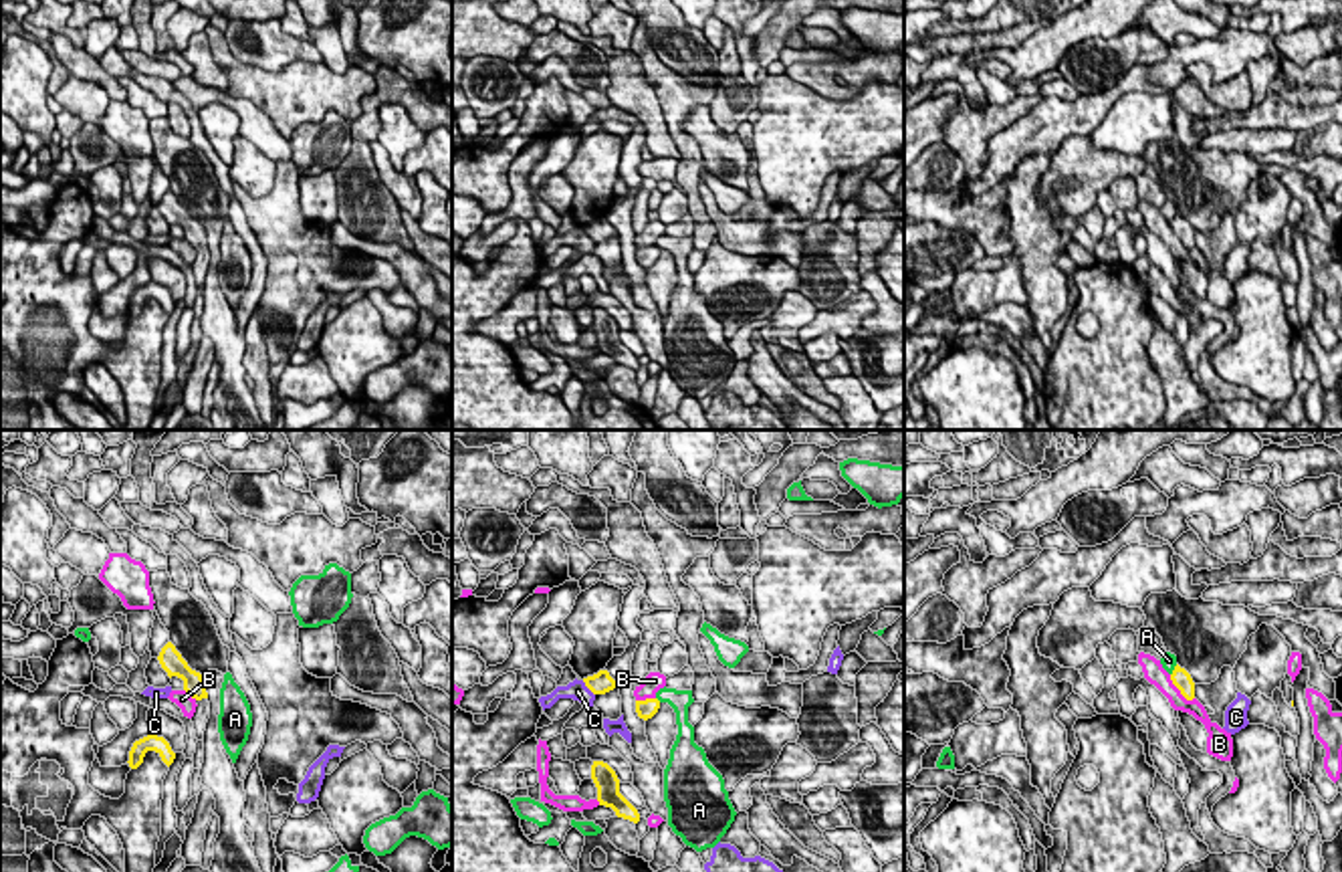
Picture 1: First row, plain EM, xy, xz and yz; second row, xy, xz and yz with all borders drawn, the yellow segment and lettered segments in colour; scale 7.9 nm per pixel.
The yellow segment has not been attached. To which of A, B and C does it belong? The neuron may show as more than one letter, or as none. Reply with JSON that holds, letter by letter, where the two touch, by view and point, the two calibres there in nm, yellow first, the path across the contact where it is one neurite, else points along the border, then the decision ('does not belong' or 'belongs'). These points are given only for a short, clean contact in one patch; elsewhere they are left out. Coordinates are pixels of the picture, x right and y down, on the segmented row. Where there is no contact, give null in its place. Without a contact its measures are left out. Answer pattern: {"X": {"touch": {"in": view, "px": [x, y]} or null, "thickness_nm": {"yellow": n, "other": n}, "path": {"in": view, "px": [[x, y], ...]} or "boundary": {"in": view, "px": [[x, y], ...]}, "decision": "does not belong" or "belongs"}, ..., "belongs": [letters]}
{"A": {"touch": {"in": "yz", "px": [1173, 671]}, "thickness_nm": {"yellow": 160, "other": 130}, "decision": "does not belong"}, "B": {"touch": {"in": "yz", "px": [1177, 687]}, "thickness_nm": {"yellow": 160, "other": 160}, "decision": "does not belong"}, "C": {"touch": {"in": "xz", "px": [588, 687]}, "thickness_nm": {"yellow": 170, "other": 160}, "decision": "does not belong"}, "belongs": []}

